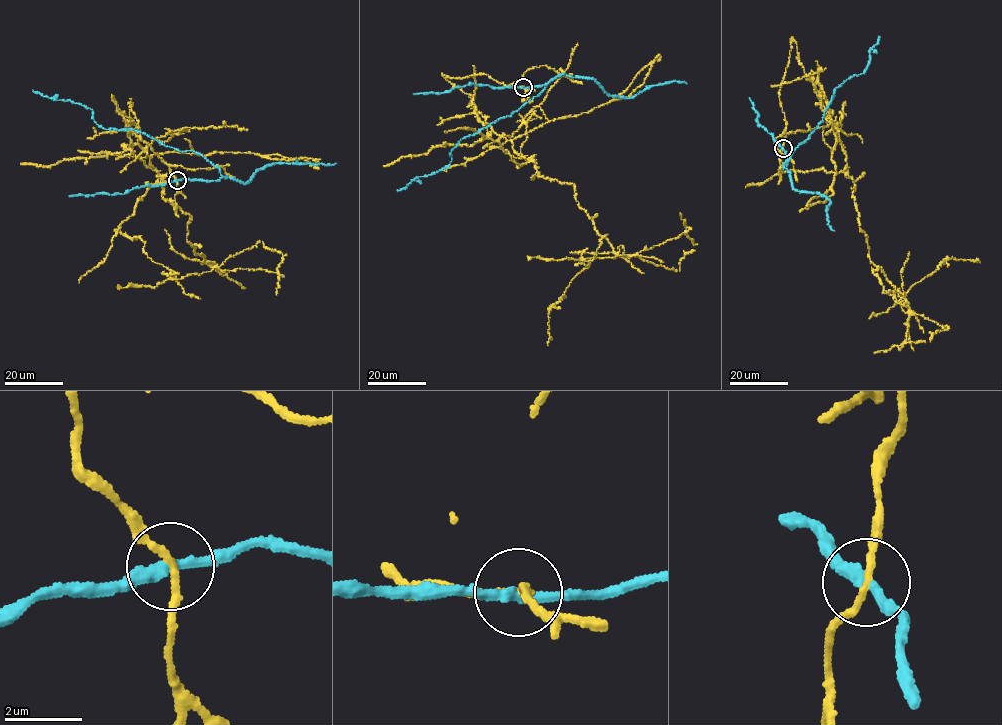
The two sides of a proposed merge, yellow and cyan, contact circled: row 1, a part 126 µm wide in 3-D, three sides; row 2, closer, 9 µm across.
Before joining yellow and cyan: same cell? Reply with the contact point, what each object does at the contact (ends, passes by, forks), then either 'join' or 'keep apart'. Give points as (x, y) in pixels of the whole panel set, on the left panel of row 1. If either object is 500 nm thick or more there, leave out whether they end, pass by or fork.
at (177, 180); yellow passes by; cyan passes by; keep apart

